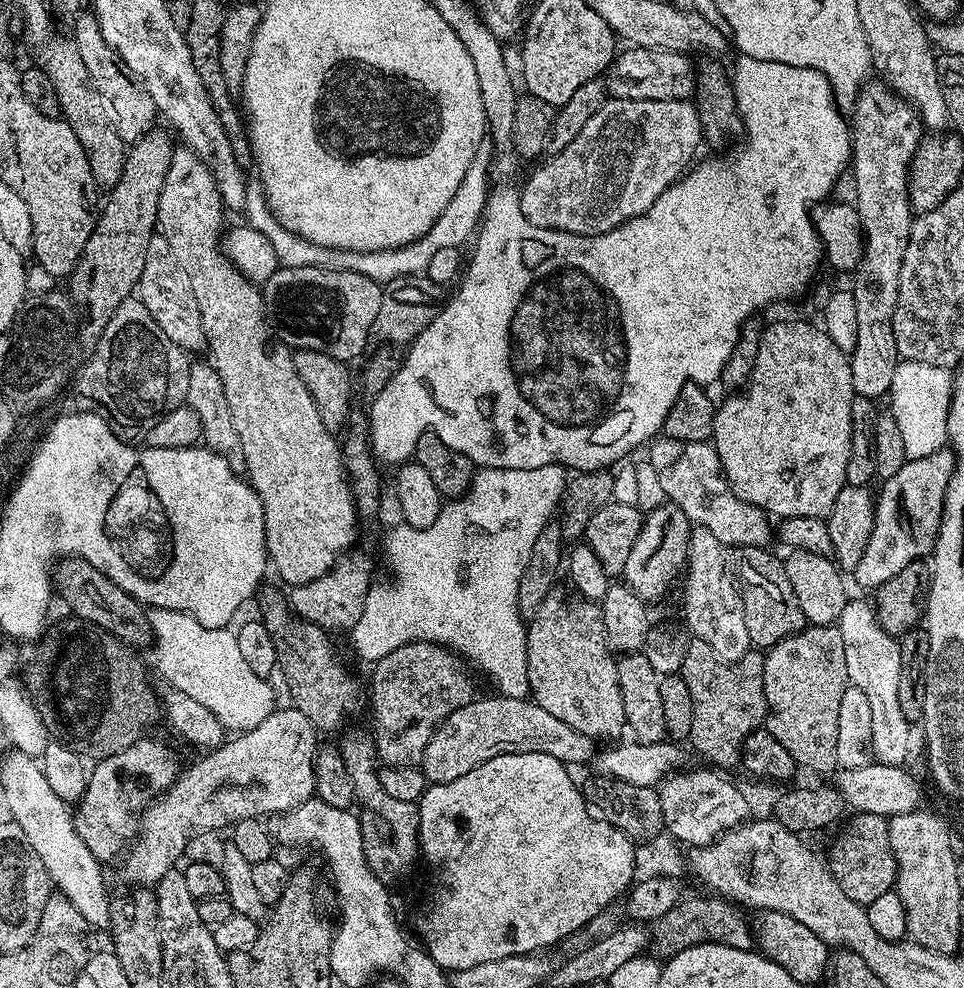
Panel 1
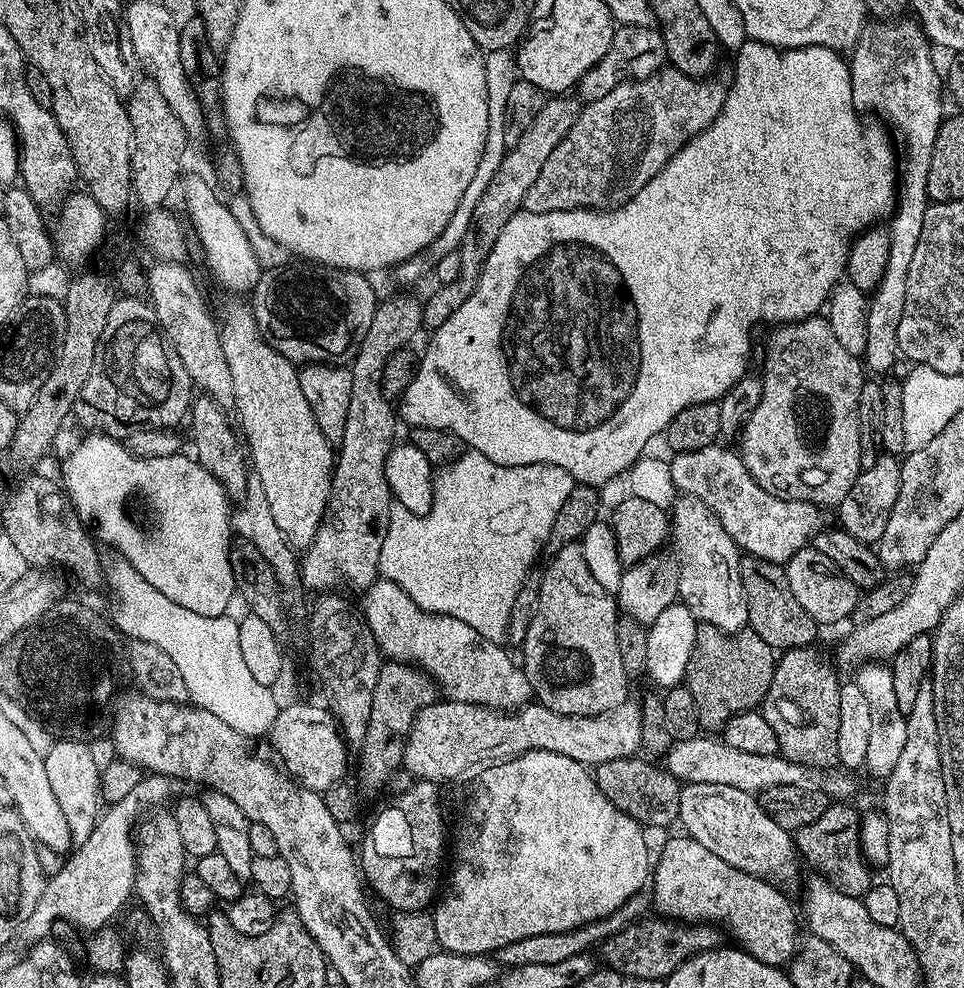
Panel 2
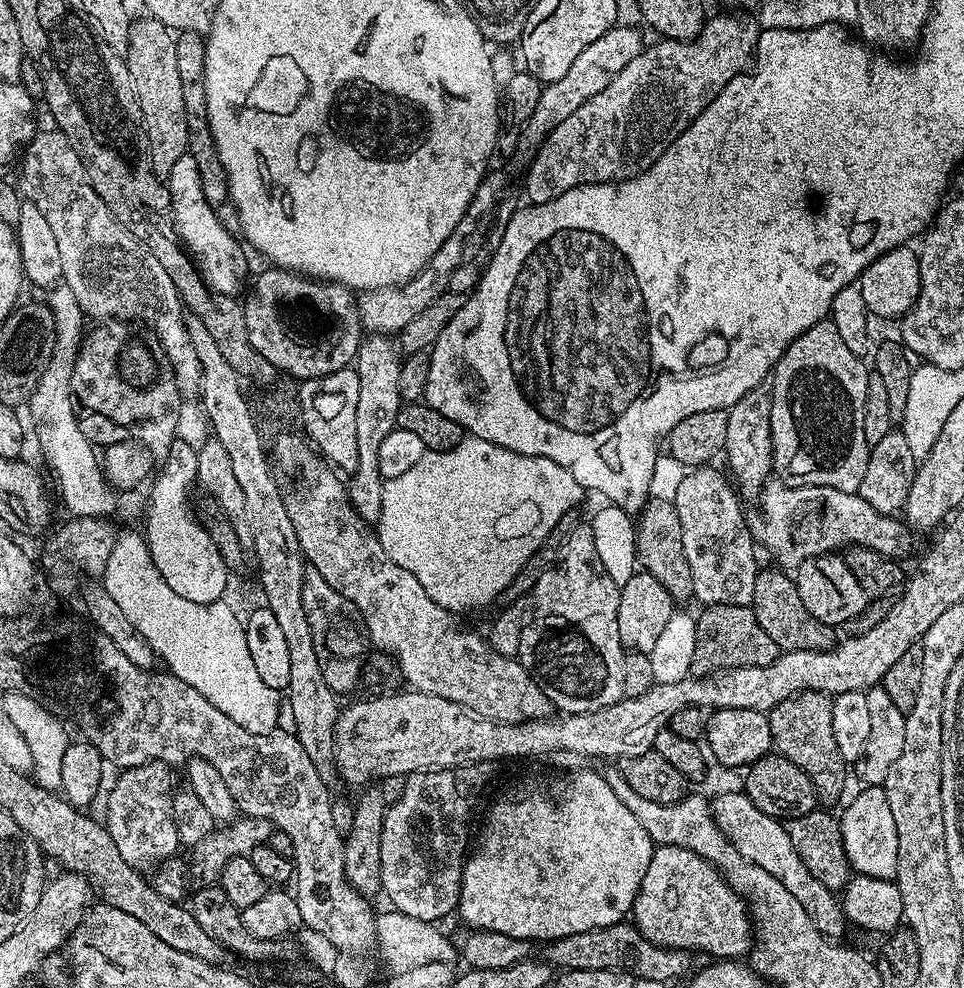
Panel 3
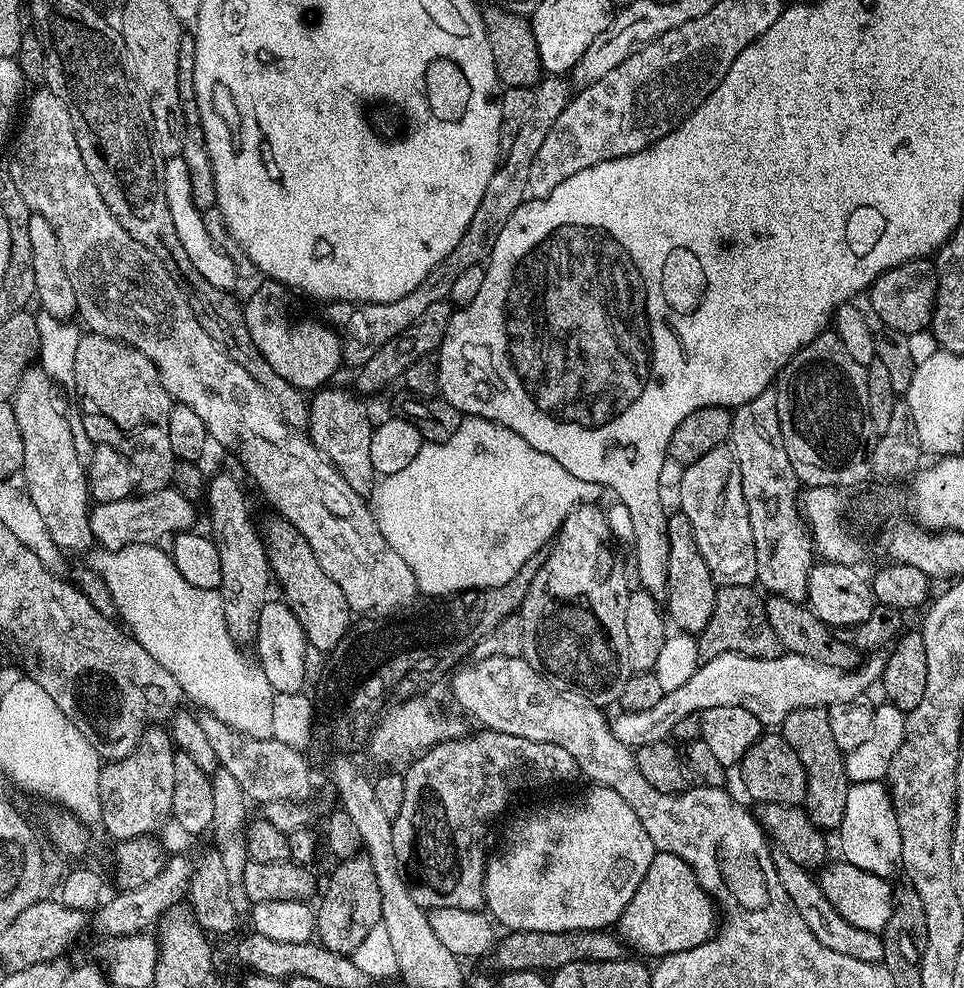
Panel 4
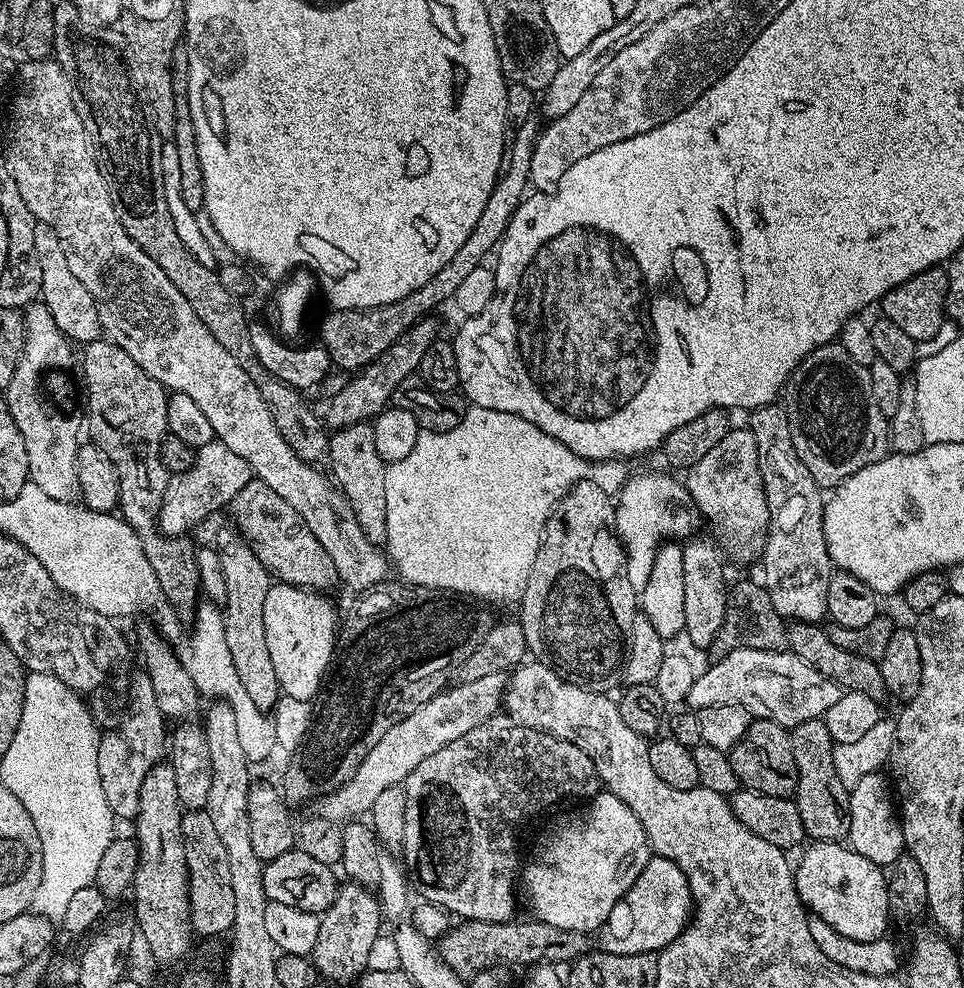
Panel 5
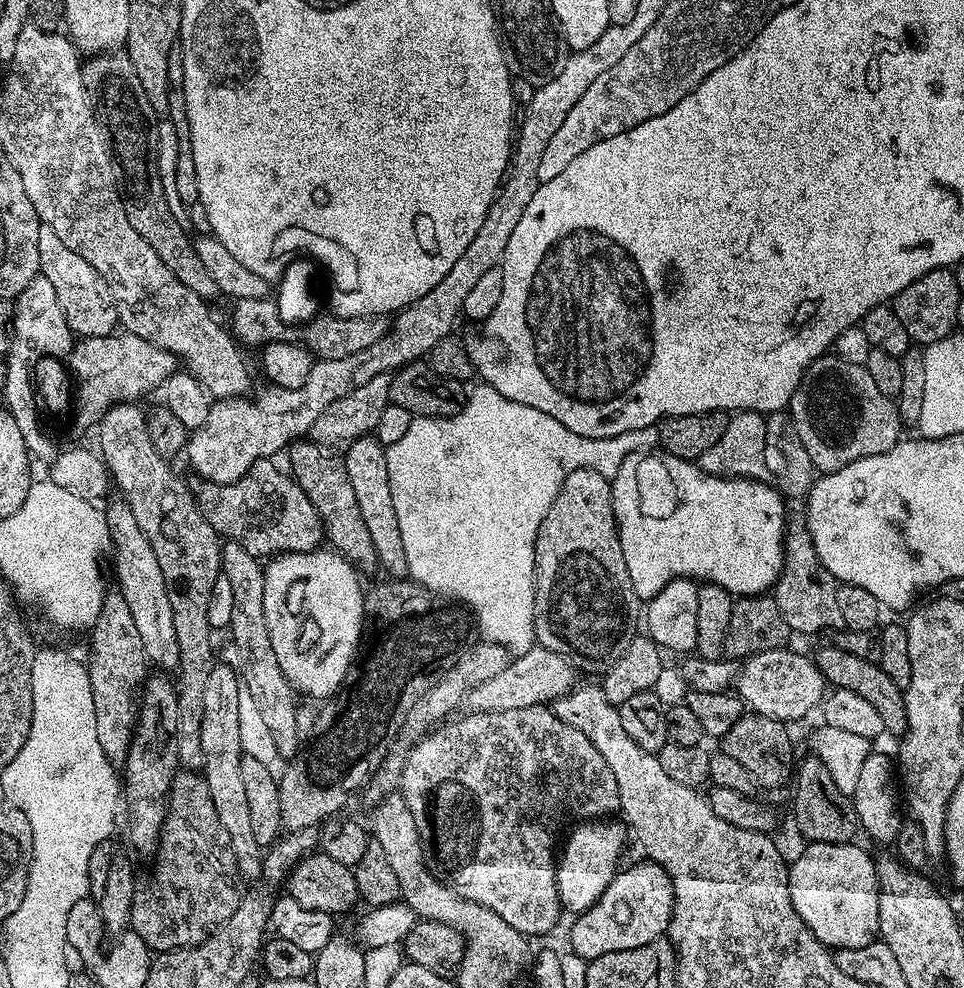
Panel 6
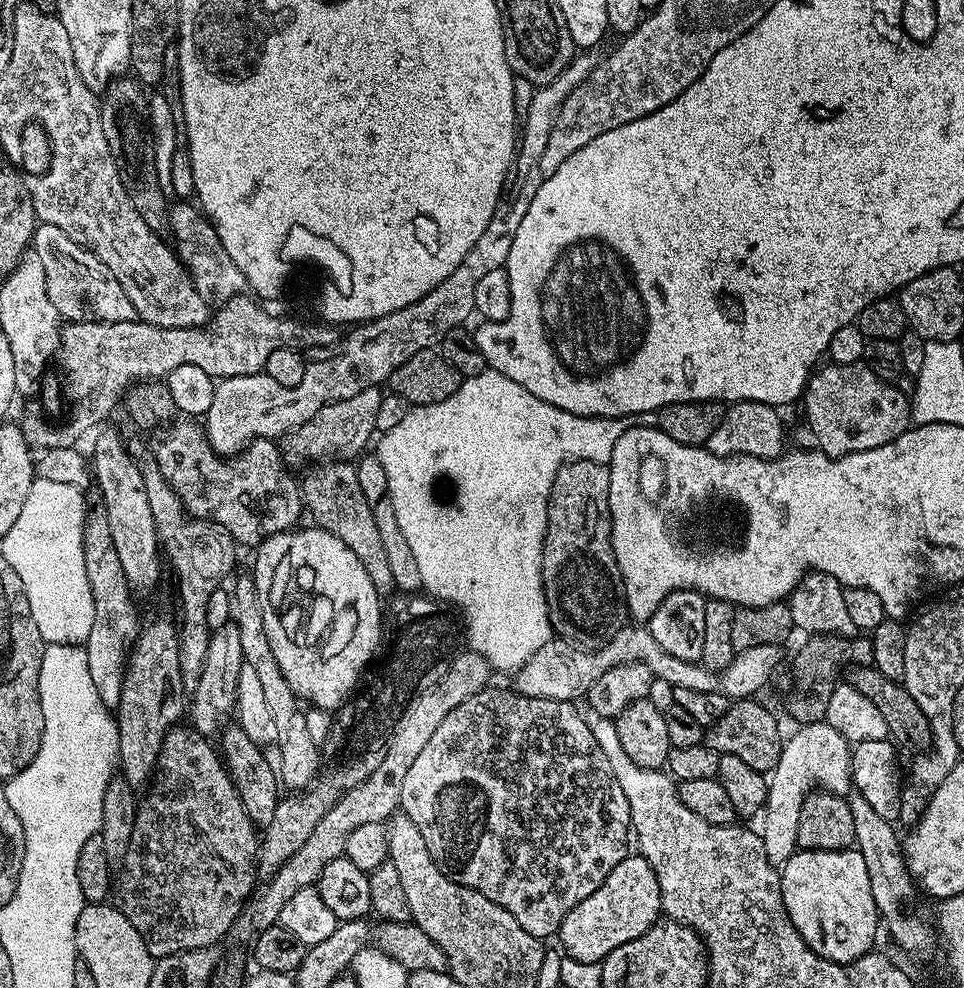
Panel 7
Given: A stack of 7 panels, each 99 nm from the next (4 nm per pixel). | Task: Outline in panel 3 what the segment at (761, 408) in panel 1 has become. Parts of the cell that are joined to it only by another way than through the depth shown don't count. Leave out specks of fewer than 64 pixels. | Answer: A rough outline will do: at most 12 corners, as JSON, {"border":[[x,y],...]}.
{"border":[[818,321],[771,373],[772,472],[855,492],[869,369]]}

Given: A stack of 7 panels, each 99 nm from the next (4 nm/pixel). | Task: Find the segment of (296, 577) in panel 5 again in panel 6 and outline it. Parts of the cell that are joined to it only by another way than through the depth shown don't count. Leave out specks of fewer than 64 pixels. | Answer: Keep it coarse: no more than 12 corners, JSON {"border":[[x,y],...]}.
{"border":[[272,458],[195,489],[206,522],[258,558],[315,552],[324,528]]}

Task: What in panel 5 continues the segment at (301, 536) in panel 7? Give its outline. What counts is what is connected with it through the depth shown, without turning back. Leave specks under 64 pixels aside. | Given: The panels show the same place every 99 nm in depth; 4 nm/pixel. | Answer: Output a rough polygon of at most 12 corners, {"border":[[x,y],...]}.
{"border":[[273,583],[262,619],[283,695],[311,701],[336,650],[327,595]]}

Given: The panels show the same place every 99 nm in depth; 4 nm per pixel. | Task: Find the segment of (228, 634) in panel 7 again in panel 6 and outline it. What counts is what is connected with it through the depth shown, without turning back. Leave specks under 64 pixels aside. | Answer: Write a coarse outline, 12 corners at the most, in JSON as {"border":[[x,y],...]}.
{"border":[[217,663],[202,697],[202,775],[241,877],[259,877],[242,786],[239,678]]}

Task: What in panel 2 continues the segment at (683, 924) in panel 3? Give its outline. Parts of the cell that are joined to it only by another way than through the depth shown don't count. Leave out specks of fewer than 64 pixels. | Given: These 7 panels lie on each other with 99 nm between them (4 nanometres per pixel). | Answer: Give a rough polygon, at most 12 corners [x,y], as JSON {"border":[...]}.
{"border":[[687,834],[650,872],[651,907],[722,926],[758,962],[787,965],[798,908]]}

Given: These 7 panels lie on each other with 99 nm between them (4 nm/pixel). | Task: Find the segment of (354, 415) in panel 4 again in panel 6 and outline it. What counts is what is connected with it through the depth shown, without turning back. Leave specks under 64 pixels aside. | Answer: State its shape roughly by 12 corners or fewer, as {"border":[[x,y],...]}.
{"border":[[369,434],[342,459],[380,568],[408,576],[386,448]]}

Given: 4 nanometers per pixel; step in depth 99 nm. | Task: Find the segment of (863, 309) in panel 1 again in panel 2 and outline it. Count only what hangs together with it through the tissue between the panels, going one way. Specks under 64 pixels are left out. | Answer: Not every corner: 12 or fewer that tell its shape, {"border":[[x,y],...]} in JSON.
{"border":[[915,19],[865,23],[850,54],[857,112],[904,131],[870,293],[863,359],[888,372],[946,119],[933,45]]}

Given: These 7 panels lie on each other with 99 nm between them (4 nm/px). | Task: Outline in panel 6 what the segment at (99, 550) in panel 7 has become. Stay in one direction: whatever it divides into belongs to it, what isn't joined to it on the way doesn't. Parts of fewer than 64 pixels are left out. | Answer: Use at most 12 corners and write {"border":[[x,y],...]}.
{"border":[[119,590],[105,595],[86,660],[98,740],[130,750],[150,664]]}

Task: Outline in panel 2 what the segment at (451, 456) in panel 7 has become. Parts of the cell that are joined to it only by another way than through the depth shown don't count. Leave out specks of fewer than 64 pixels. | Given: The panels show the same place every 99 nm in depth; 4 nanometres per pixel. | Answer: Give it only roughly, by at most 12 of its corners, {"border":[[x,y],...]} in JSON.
{"border":[[465,450],[393,503],[379,575],[508,635],[573,487]]}

